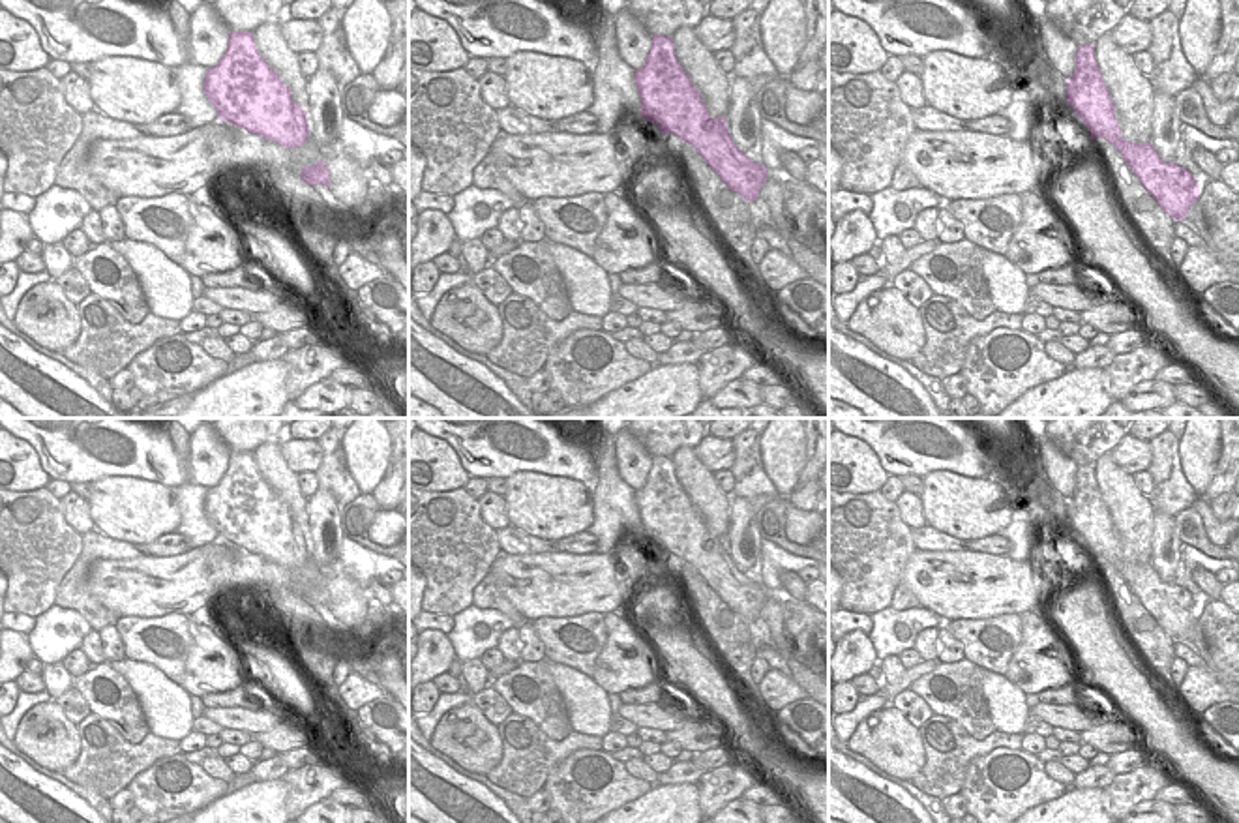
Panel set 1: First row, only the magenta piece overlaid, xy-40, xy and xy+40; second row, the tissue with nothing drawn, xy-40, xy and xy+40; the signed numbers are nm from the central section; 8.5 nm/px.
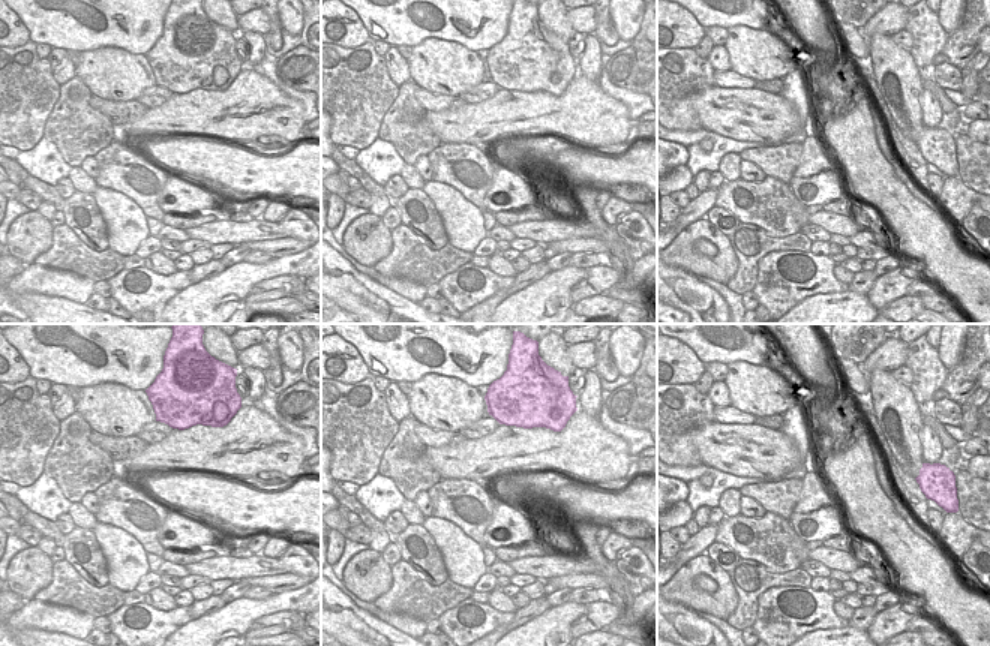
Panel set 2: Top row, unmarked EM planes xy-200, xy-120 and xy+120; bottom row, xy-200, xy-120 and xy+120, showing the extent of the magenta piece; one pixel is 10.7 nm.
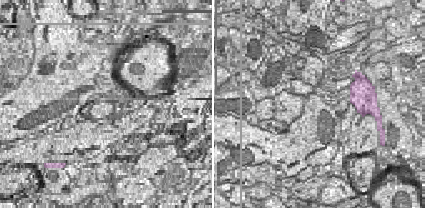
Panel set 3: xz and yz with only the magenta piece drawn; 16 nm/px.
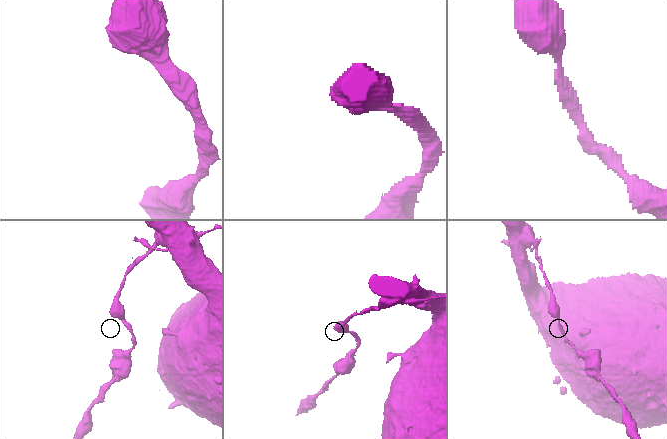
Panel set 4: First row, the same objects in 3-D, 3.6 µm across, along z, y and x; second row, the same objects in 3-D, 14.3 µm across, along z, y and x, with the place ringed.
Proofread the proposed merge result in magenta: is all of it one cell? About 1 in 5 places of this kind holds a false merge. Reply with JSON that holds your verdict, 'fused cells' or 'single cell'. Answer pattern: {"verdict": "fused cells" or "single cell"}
{"verdict": "single cell"}

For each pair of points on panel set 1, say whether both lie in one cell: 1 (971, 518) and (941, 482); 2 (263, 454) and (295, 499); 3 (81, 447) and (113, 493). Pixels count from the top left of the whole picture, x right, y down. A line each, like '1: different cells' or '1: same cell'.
1: same cell
2: same cell
3: different cells

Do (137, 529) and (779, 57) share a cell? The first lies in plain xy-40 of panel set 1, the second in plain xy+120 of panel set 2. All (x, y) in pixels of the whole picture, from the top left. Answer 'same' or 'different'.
same

